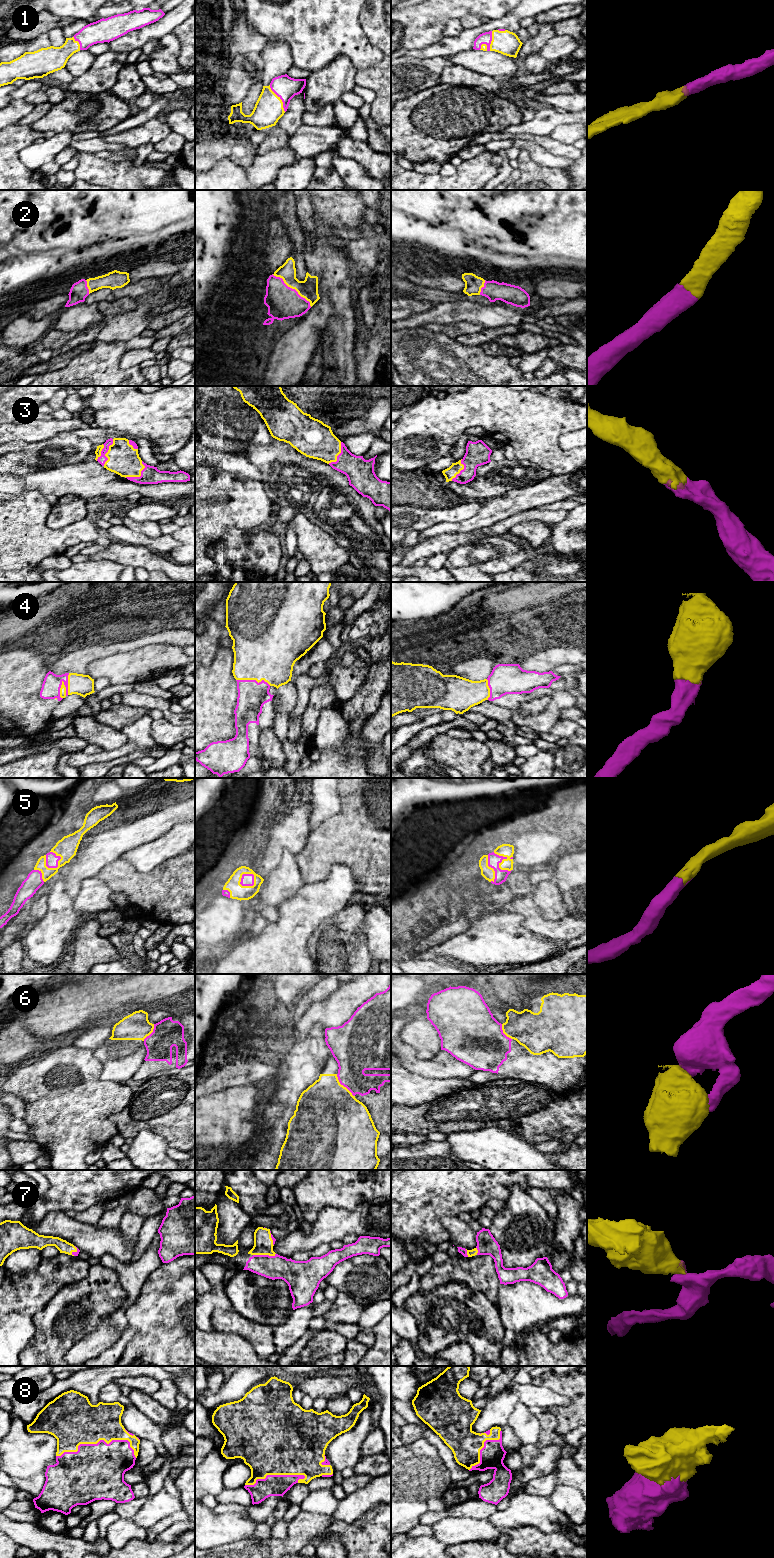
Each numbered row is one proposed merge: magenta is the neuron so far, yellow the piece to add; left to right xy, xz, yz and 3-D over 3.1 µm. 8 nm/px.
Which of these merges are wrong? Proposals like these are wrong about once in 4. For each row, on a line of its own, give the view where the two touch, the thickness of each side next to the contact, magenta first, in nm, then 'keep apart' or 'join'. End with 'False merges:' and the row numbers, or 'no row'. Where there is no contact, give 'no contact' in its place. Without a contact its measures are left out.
1: meets magenta in xz; 190 nm thick on the magenta side, 220 nm on the other; join
2: meets magenta in xz; 260 nm thick on the magenta side, 160 nm on the other; join
3: meets magenta in xy; 140 nm thick on the magenta side, 240 nm on the other; join
4: meets magenta in xy; 150 nm thick on the magenta side, 50 nm on the other; join
5: meets magenta in xy; 100 nm thick on the magenta side, 170 nm on the other; join
6: meets magenta in xz; 280 nm thick on the magenta side, 480 nm on the other; keep apart
7: meets magenta in xz; 190 nm thick on the magenta side, 160 nm on the other; join
8: meets magenta in xy; 440 nm thick on the magenta side, 380 nm on the other; join
False merges: 6

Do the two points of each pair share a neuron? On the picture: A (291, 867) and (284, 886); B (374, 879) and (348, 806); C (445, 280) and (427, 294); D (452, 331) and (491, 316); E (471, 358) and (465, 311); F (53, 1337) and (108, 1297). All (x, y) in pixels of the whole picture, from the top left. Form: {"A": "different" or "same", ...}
{"A": "same", "B": "same", "C": "different", "D": "different", "E": "different", "F": "same"}

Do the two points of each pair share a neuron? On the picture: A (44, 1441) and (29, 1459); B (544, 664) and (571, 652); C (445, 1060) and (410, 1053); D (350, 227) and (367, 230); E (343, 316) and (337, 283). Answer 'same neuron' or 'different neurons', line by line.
A: same neuron
B: same neuron
C: same neuron
D: different neurons
E: same neuron

